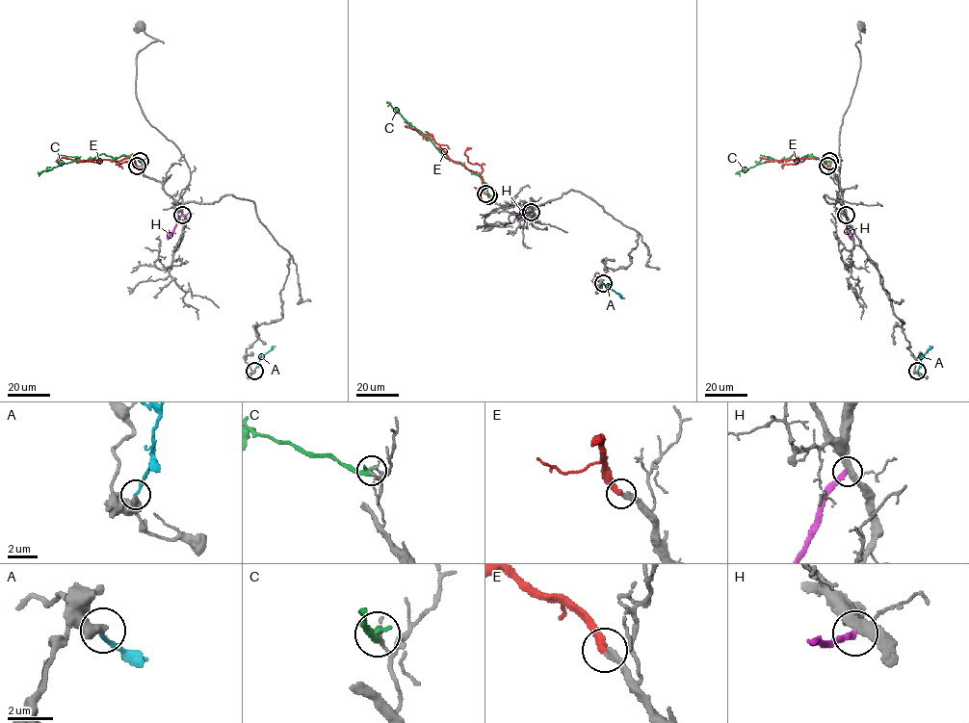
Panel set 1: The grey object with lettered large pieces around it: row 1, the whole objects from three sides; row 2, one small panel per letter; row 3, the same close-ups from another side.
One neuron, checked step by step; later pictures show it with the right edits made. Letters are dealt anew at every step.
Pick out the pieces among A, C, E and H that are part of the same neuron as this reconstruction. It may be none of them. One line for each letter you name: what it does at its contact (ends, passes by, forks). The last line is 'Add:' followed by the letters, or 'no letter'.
E: it ends there
Add: E

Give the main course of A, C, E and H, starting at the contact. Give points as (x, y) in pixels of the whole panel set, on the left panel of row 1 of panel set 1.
A: (255, 371), (260, 358), (275, 346)
C: (140, 162), (134, 156), (114, 159), (103, 153), (91, 159), (63, 164), (43, 170), (39, 176)
E: (137, 166), (134, 159), (130, 158), (117, 162), (65, 158), (56, 161)
H: (182, 215), (169, 237), (169, 230)

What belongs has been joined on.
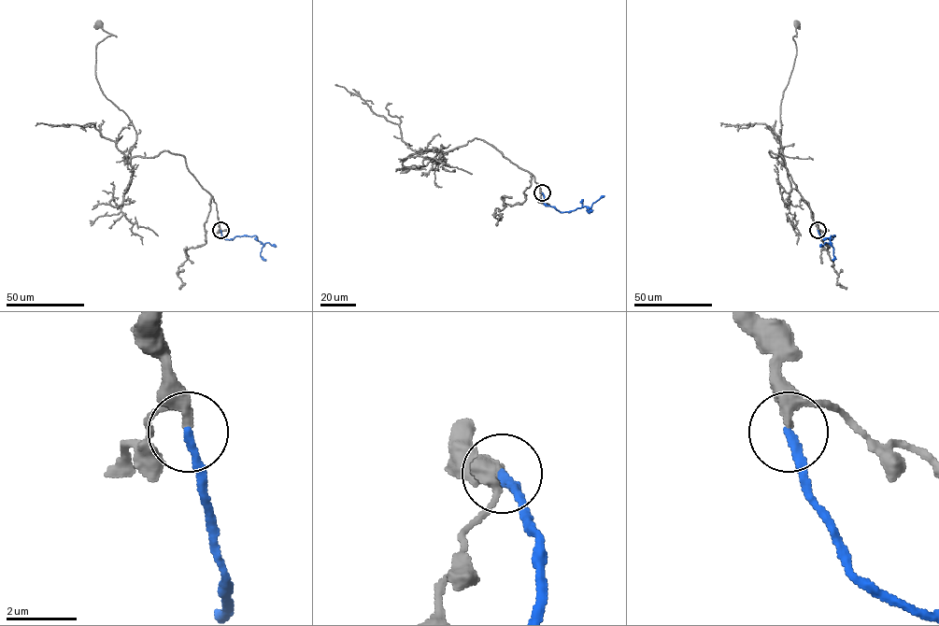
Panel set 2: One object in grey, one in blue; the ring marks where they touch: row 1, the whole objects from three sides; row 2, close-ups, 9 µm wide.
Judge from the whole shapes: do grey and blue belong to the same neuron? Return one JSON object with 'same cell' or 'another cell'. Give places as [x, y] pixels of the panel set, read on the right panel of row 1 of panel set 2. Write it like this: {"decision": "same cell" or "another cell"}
{"decision": "same cell"}

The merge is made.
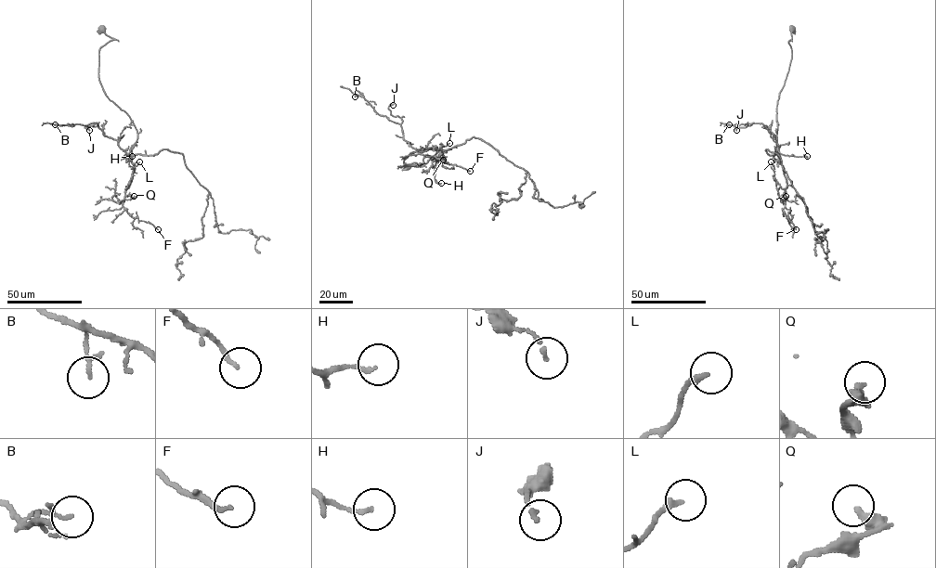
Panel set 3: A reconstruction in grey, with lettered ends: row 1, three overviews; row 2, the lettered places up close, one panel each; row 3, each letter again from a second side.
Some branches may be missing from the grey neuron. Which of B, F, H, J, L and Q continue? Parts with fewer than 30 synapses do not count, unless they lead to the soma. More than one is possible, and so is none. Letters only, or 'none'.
none

